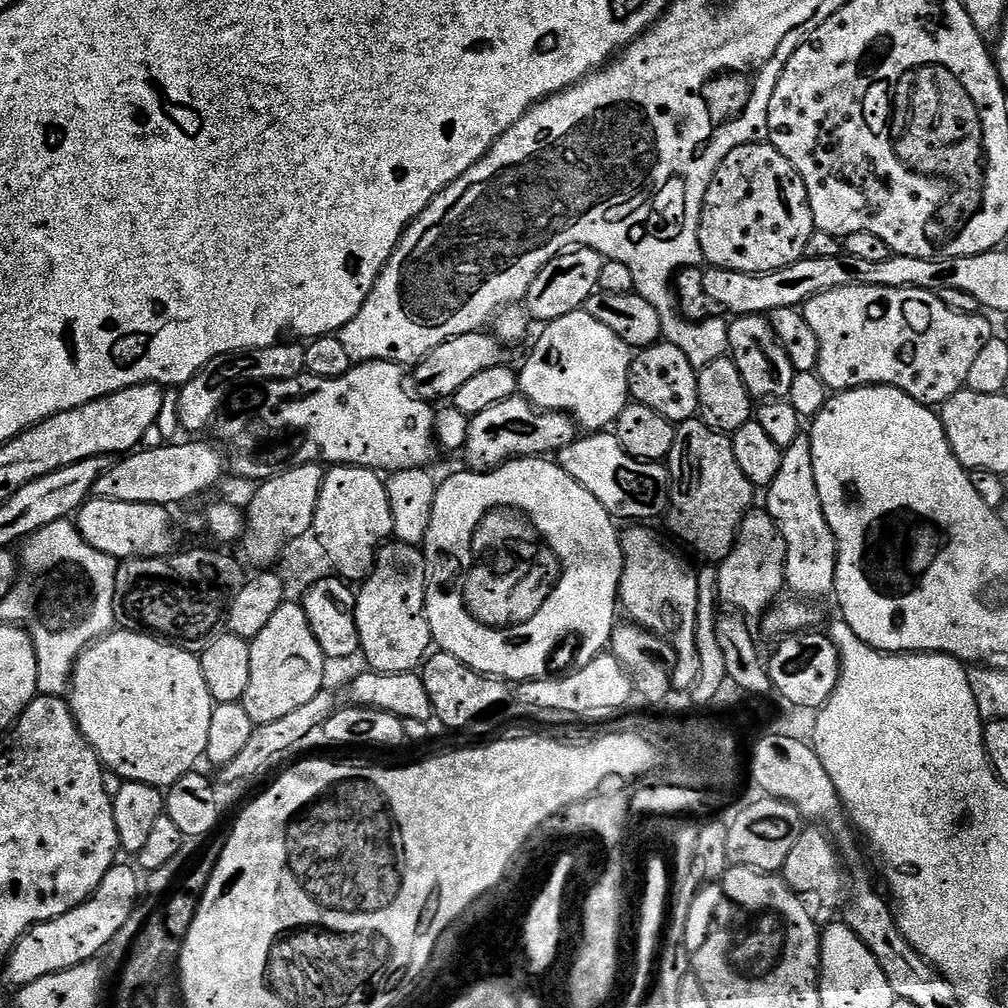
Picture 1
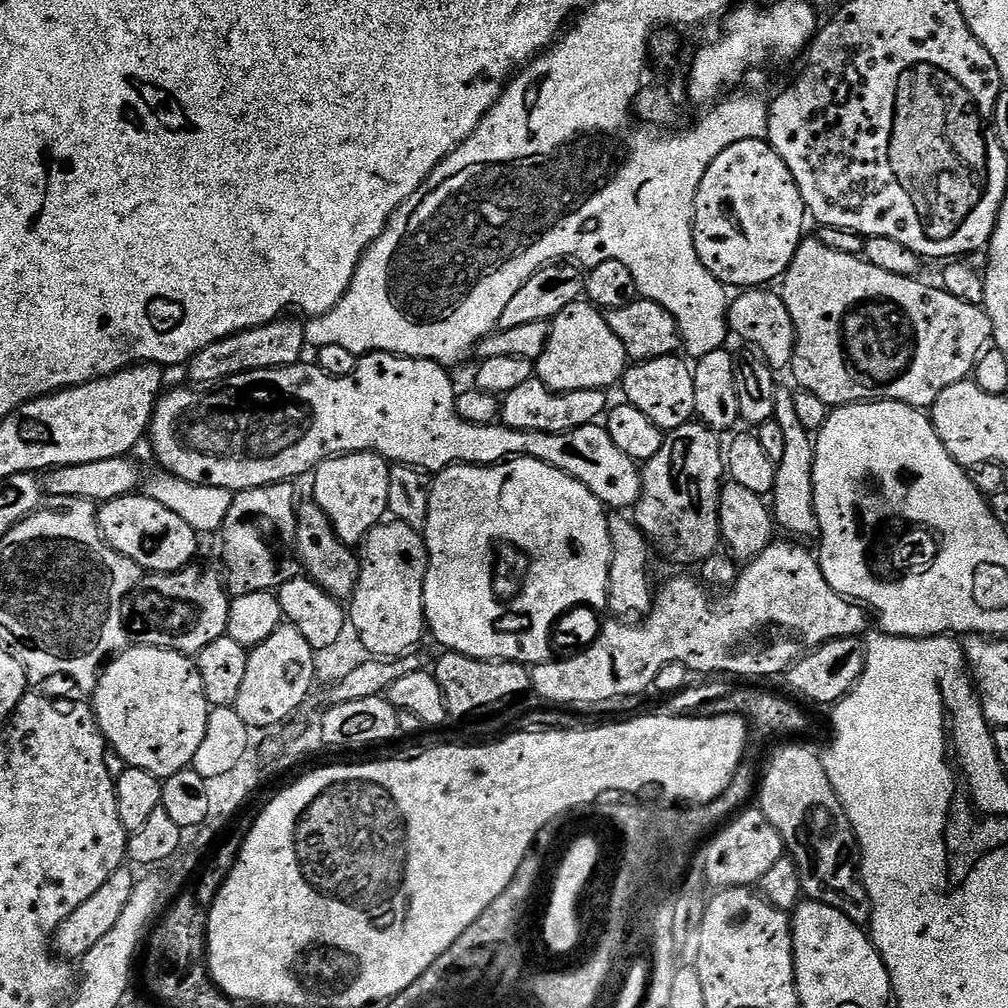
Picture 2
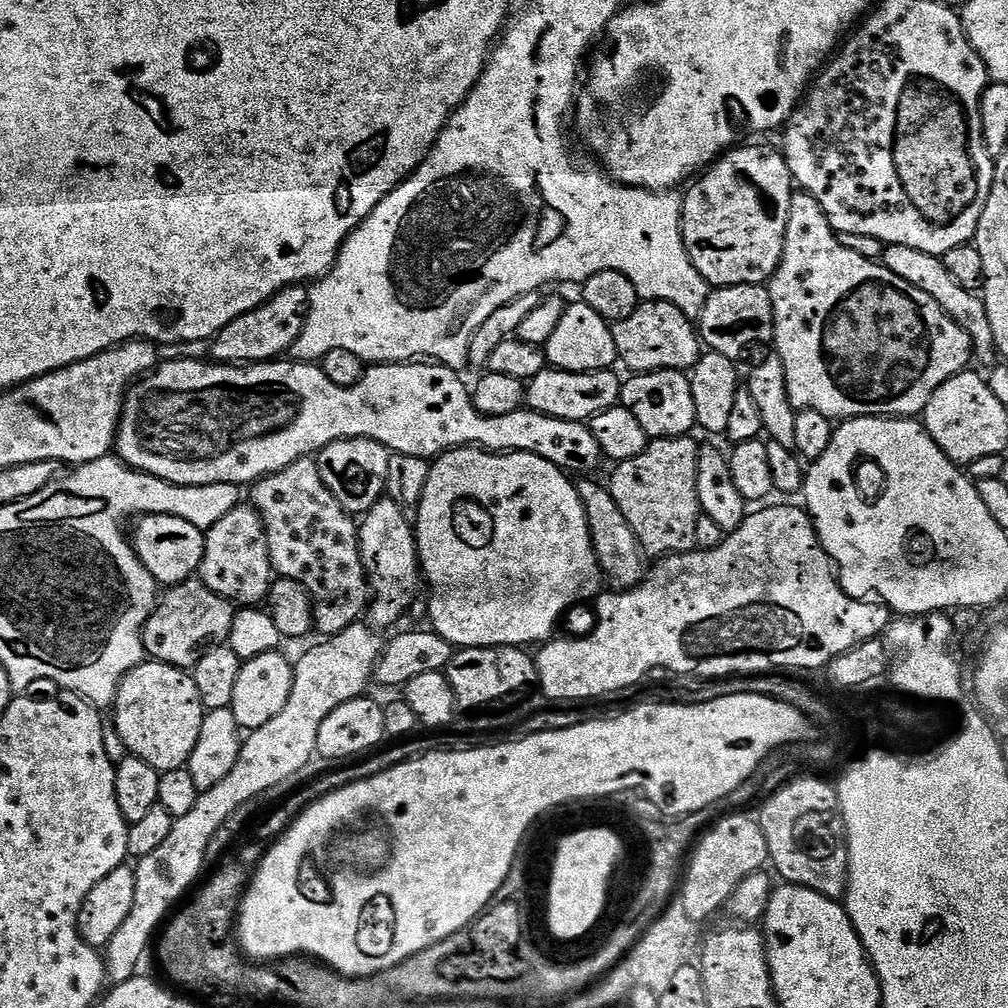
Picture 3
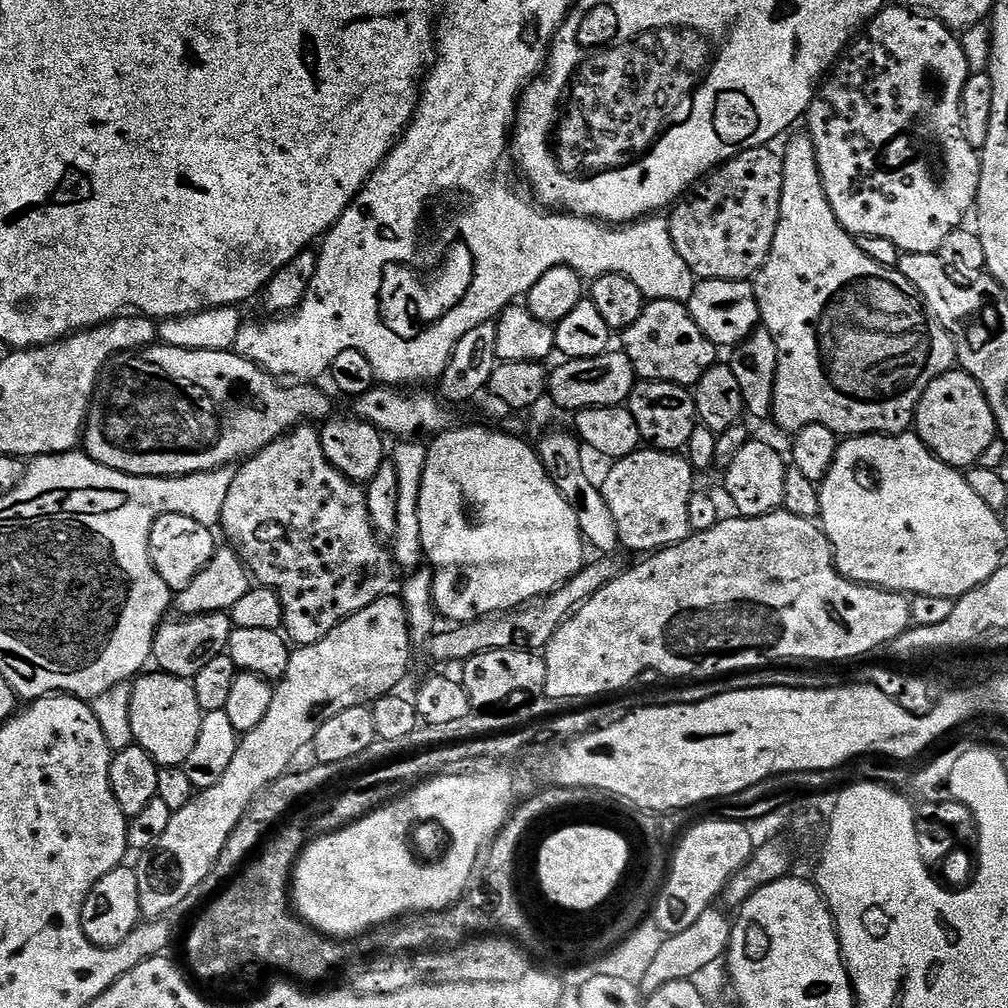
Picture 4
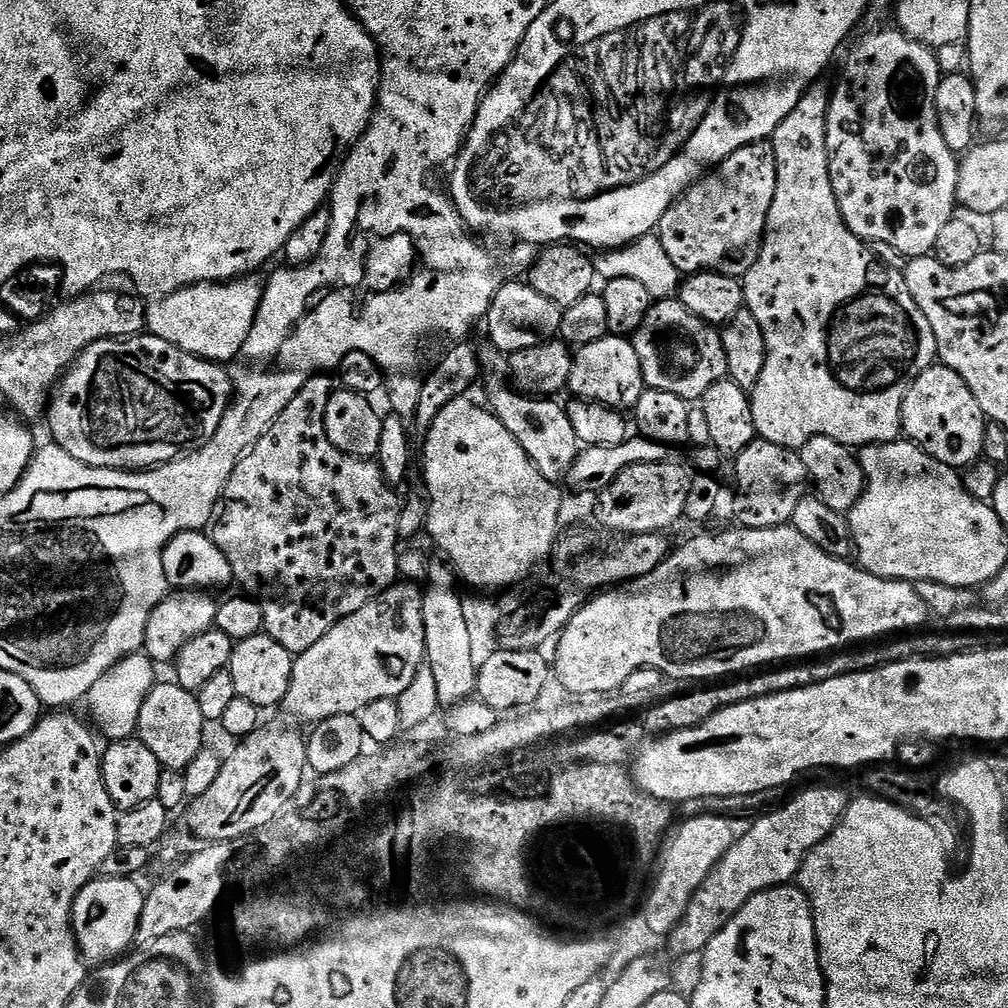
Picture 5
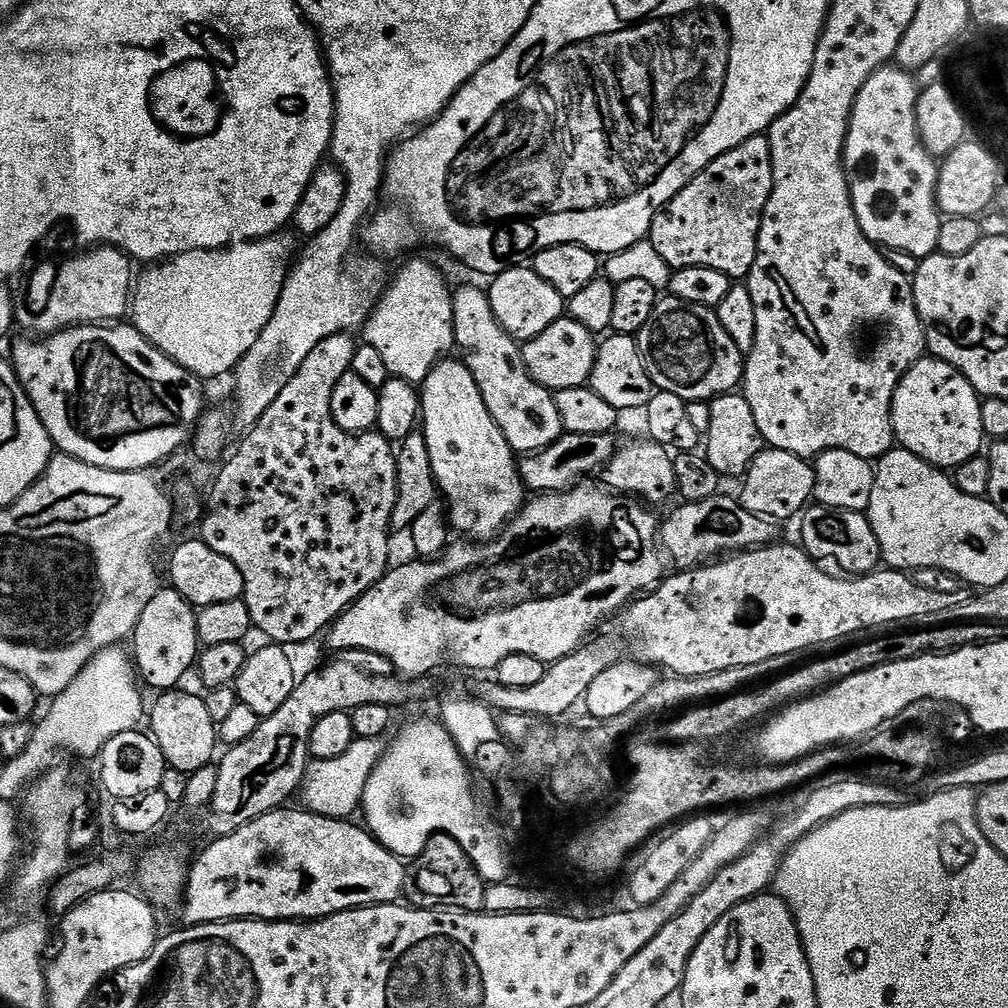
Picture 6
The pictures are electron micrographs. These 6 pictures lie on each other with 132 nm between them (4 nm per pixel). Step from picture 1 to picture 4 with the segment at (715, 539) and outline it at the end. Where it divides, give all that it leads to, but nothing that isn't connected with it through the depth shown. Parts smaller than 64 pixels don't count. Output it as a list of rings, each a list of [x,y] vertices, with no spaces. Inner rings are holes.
[[[644,446],[626,458],[615,461],[609,468],[612,469],[604,476],[602,491],[606,498],[606,506],[614,516],[614,526],[618,528],[621,549],[629,548],[632,552],[644,552],[640,554],[655,554],[662,548],[670,547],[671,544],[681,544],[690,535],[688,507],[694,491],[694,469],[683,455],[659,452],[656,448]]]

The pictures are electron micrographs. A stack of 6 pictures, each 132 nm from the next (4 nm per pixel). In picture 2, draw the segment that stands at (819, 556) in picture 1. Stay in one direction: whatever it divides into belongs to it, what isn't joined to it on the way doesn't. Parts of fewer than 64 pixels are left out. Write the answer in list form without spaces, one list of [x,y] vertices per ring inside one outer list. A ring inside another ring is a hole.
[[[777,391],[776,401],[774,402],[774,410],[776,411],[775,420],[778,426],[782,426],[782,436],[786,441],[786,450],[782,450],[782,458],[776,466],[776,477],[774,478],[774,486],[770,493],[770,507],[774,513],[774,519],[781,529],[784,528],[789,532],[789,537],[800,538],[796,536],[812,536],[819,537],[820,527],[818,526],[818,514],[814,510],[814,462],[816,461],[816,446],[814,443],[813,433],[806,430],[806,426],[802,426],[802,421],[798,418],[798,413],[794,406],[796,401],[795,395],[790,391]]]

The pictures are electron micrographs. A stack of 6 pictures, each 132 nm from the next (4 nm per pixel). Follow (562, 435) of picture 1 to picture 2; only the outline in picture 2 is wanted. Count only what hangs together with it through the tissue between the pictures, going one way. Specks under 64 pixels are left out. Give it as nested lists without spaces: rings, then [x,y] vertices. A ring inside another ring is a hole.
[[[533,378],[522,382],[522,386],[517,386],[502,397],[499,419],[504,427],[523,432],[569,432],[597,423],[609,411],[608,396],[609,393],[604,390],[555,392],[547,388],[539,378]]]

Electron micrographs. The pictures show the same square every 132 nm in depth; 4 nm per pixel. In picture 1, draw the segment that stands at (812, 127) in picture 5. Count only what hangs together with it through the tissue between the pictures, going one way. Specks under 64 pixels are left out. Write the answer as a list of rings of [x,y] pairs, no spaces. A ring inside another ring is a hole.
[[[842,286],[810,298],[802,311],[806,322],[810,322],[810,330],[814,330],[814,338],[818,338],[815,373],[833,393],[883,386],[902,390],[919,404],[942,406],[967,385],[970,369],[982,346],[994,338],[987,315],[955,312],[940,300],[937,293],[917,288]]]

